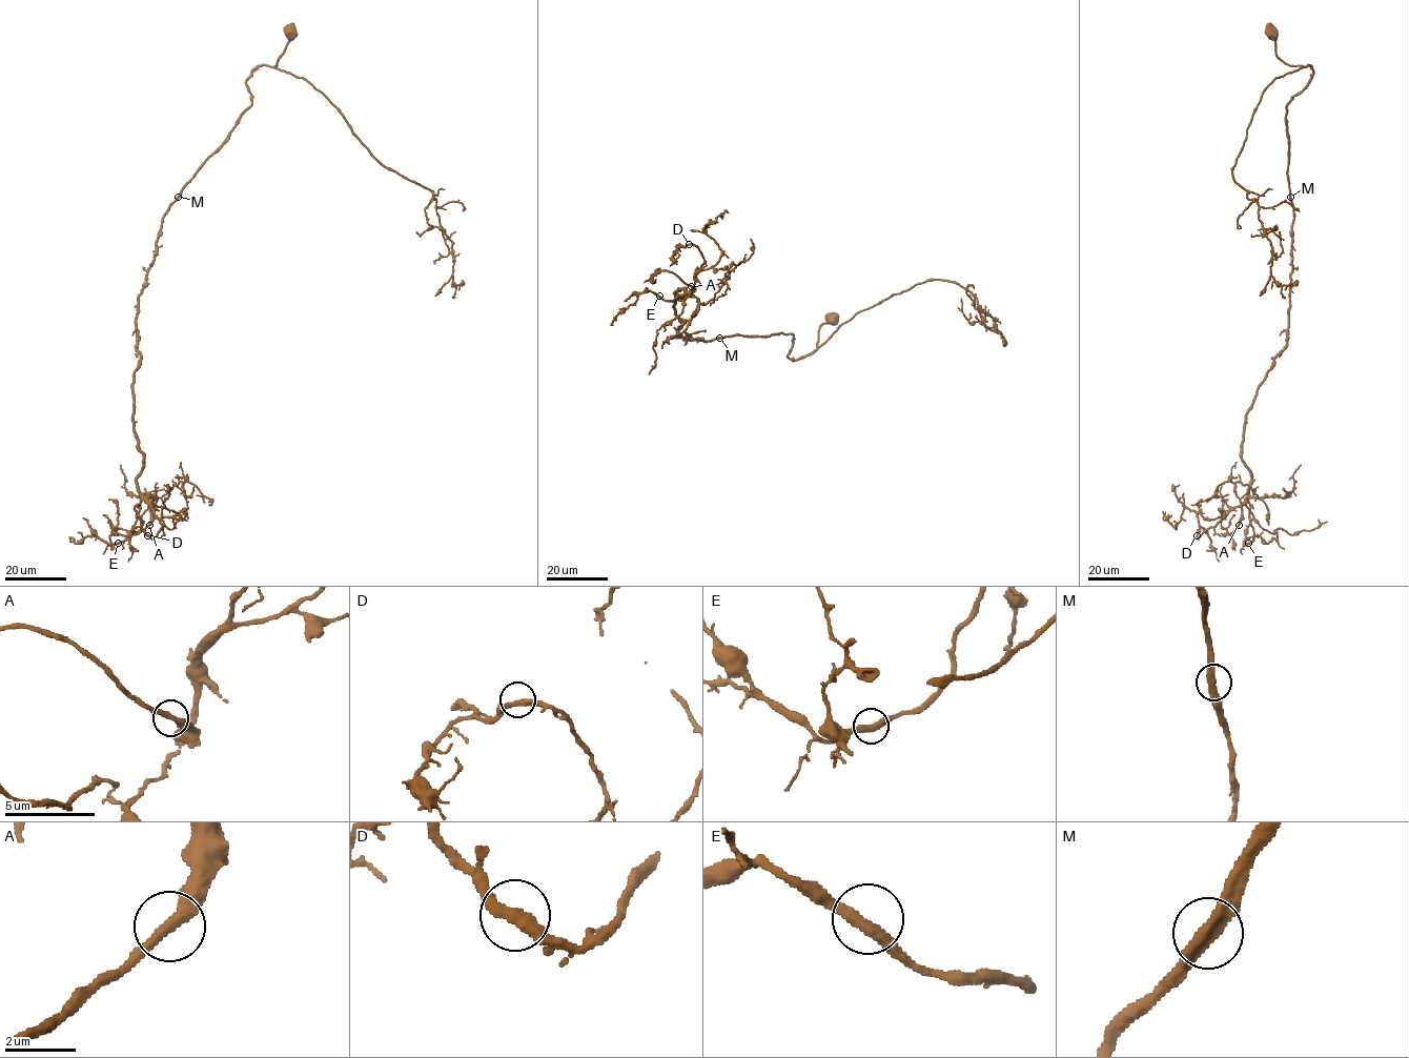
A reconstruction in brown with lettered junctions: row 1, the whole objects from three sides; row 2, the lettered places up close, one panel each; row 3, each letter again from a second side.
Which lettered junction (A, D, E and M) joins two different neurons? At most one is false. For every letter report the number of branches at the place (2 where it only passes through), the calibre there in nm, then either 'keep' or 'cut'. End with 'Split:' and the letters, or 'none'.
A: branches 2; calibre 320 nm; keep
D: branches 2; calibre 340 nm; keep
E: branches 2; calibre 360 nm; keep
M: branches 2; calibre 360 nm; keep
Split: none

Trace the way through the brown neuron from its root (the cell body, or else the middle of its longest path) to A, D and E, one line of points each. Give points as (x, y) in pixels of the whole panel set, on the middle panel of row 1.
A: (832, 317), (817, 348), (796, 361), (788, 357), (791, 334), (690, 340), (677, 336), (674, 293), (691, 286)
D: (832, 317), (796, 361), (791, 334), (678, 337), (674, 293), (703, 262), (689, 244)
E: (832, 317), (817, 348), (793, 361), (791, 334), (679, 338), (674, 293), (685, 288), (674, 301), (659, 296)

